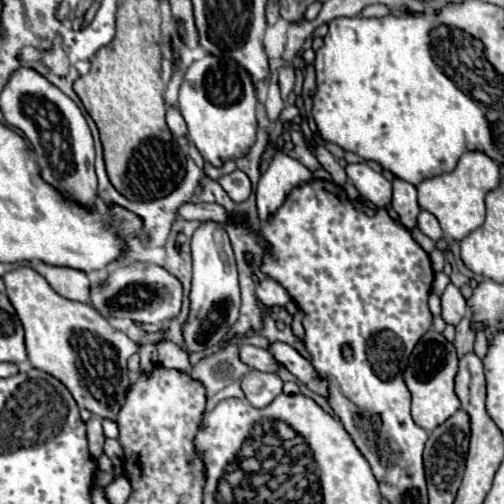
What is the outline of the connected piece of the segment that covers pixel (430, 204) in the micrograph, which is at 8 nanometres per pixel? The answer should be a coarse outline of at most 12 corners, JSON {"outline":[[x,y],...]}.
{"outline":[[480,151],[418,185],[446,241],[484,223],[484,197],[500,185]]}

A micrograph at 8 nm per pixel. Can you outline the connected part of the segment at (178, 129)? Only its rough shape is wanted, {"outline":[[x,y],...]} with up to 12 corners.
{"outline":[[176,105],[166,107],[166,123],[174,137],[186,135]]}

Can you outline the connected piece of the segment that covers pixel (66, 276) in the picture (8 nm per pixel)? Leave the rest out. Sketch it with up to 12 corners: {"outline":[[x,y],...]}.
{"outline":[[32,261],[58,295],[88,303],[86,273]]}

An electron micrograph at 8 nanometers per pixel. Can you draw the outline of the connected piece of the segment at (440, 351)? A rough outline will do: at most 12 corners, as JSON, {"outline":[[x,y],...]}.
{"outline":[[430,327],[402,371],[428,433],[460,409],[456,347]]}

